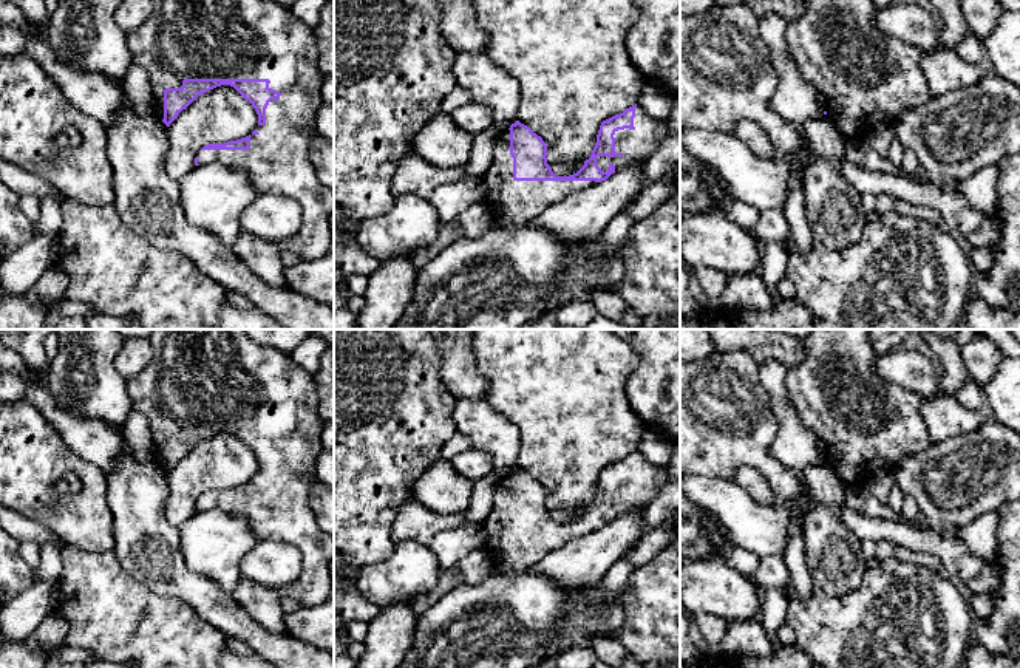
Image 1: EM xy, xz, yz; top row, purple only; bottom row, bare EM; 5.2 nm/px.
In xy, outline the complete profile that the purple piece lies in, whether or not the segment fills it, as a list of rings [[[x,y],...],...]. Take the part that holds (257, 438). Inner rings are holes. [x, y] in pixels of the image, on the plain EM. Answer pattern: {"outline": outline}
{"outline": [[[155,329],[148,340],[153,357],[145,370],[127,380],[127,393],[131,408],[144,413],[148,421],[155,461],[170,473],[199,441],[221,431],[233,433],[255,455],[258,473],[246,484],[204,492],[195,504],[195,512],[218,509],[238,515],[261,541],[283,541],[301,554],[298,578],[275,589],[280,598],[295,598],[301,606],[315,606],[331,598],[334,538],[320,529],[309,503],[311,486],[318,481],[317,459],[323,452],[323,421],[312,373],[300,366],[292,356],[250,340],[241,329]]]}

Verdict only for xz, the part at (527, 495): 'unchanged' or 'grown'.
grown

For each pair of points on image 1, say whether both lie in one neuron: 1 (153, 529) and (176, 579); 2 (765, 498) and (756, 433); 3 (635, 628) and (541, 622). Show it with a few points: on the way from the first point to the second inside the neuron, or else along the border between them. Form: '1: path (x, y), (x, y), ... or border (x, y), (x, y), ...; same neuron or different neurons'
1: path (153, 541), (153, 555), (164, 566); same neuron
2: border (736, 467), (753, 466), (765, 478), (778, 500); different neurons
3: border (623, 591), (623, 625), (614, 637); different neurons

